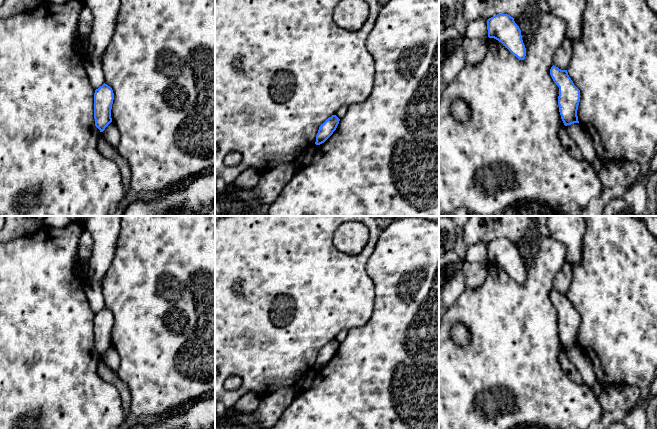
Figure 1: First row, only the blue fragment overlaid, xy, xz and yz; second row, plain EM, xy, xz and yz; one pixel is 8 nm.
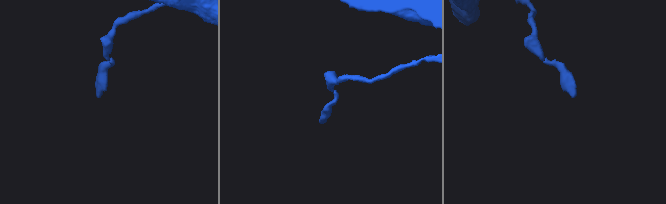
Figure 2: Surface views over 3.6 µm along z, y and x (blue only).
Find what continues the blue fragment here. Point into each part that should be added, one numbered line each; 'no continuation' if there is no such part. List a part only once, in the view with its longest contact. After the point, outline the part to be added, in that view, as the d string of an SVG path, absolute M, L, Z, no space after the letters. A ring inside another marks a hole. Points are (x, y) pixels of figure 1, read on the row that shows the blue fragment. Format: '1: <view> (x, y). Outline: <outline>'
no continuation

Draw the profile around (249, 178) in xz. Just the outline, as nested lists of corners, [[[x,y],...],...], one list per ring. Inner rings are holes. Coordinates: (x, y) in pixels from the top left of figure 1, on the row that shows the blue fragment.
[[[249,168],[243,171],[237,179],[233,182],[235,187],[241,189],[250,189],[256,187],[258,184],[262,173],[254,168]]]

